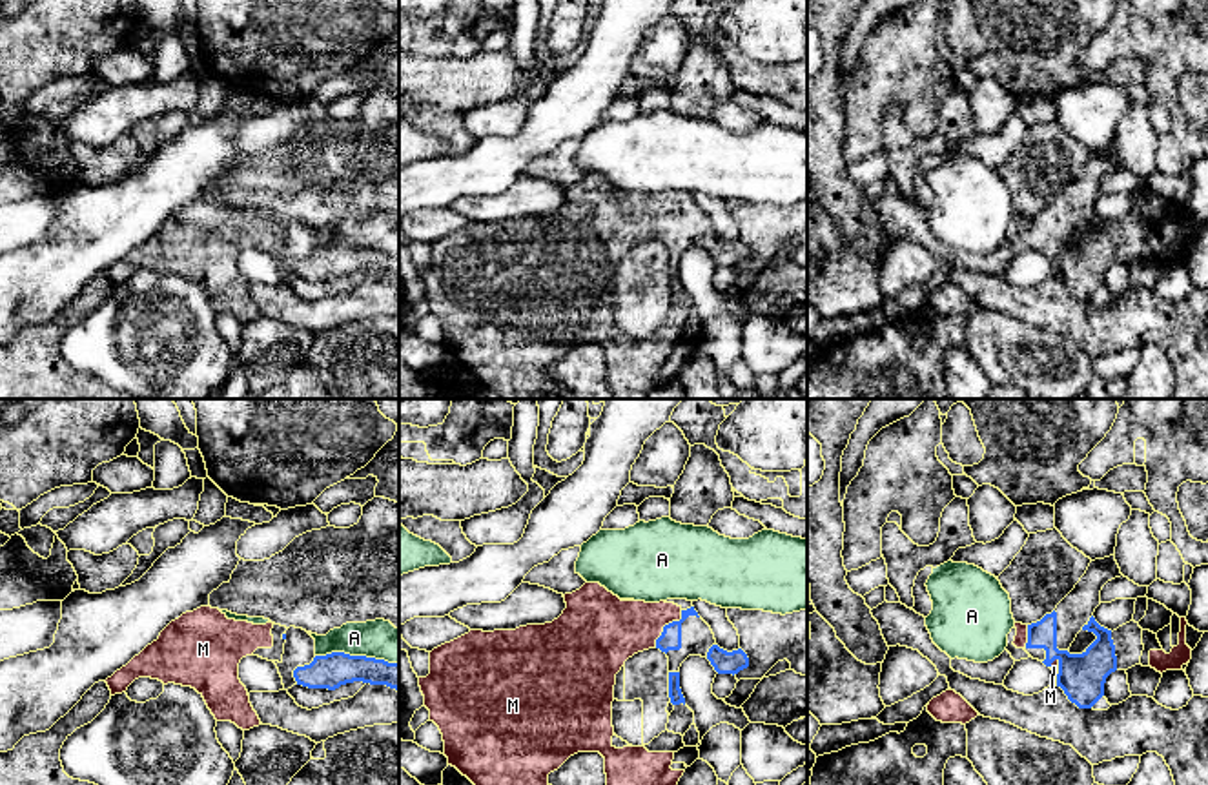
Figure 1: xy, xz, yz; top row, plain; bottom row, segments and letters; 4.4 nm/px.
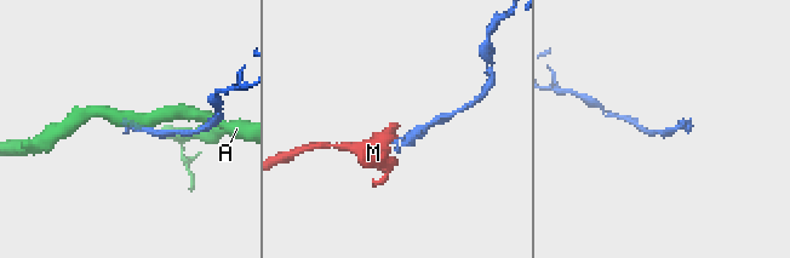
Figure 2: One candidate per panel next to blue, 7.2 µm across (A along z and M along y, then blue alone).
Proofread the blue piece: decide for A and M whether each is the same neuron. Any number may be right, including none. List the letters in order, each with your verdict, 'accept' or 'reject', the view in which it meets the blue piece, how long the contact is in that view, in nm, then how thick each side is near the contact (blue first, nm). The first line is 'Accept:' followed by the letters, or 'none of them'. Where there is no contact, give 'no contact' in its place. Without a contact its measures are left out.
Accept: M
A: reject; meets blue in xy; contact 380 nm long; 150 nm thick on the blue side, 170 nm on the other
M: accept; meets blue in xz; contact 200 nm long; 100 nm thick on the blue side, 300 nm on the other

